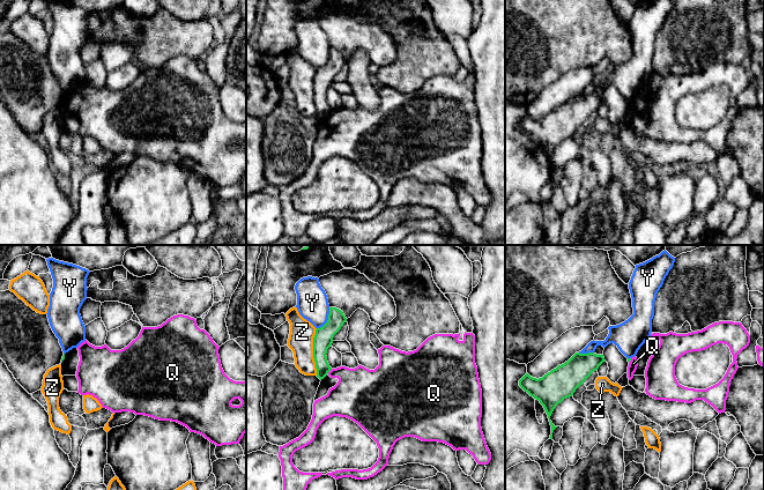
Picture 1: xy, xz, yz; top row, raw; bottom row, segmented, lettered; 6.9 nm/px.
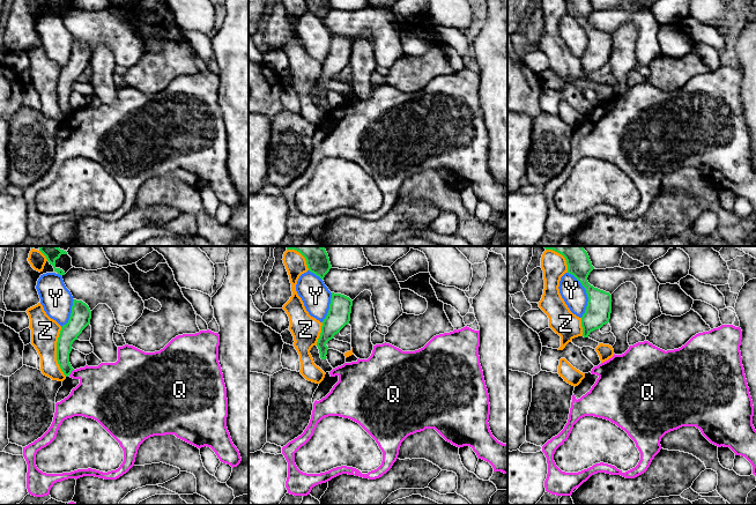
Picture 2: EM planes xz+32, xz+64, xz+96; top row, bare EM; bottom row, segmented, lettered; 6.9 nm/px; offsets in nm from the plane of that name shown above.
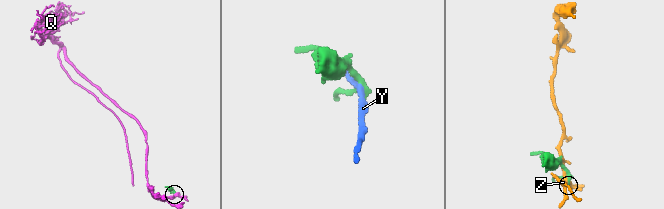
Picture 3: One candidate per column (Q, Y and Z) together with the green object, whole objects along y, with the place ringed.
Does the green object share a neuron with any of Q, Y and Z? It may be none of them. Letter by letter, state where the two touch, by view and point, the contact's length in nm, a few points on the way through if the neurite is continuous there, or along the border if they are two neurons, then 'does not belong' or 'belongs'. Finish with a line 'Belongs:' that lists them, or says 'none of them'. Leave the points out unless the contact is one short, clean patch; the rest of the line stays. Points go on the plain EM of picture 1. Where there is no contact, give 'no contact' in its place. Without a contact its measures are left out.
Q: meets green in xz at (329, 111); contact 50 nm long; border along xz (332, 110), (327, 114); does not belong
Y: meets green in xz at (328, 60); contact 180 nm long; does not belong
Z: meets green in xz at (313, 93); contact 320 nm long; does not belong
Belongs: none of them

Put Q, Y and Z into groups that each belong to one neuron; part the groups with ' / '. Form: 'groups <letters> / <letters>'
groups Q / Y / Z

